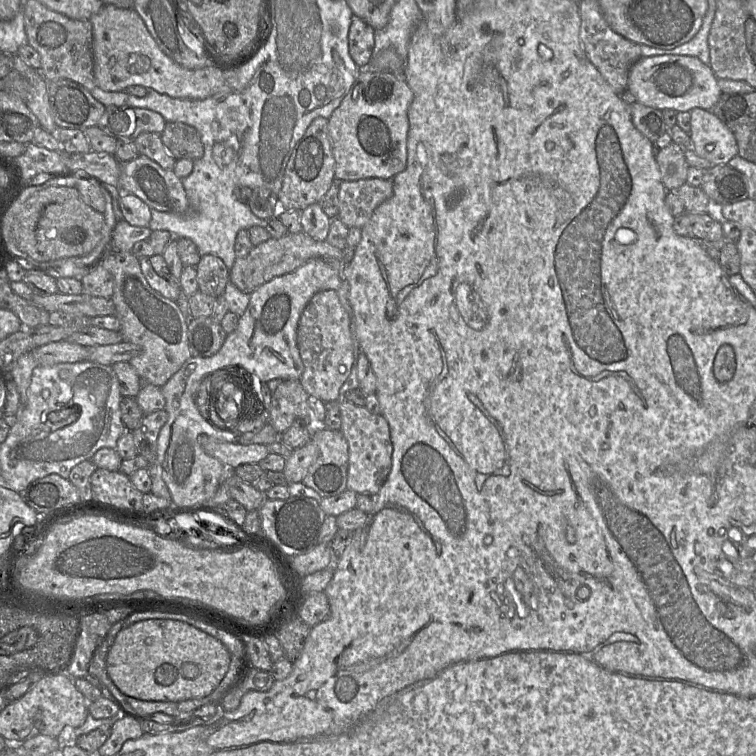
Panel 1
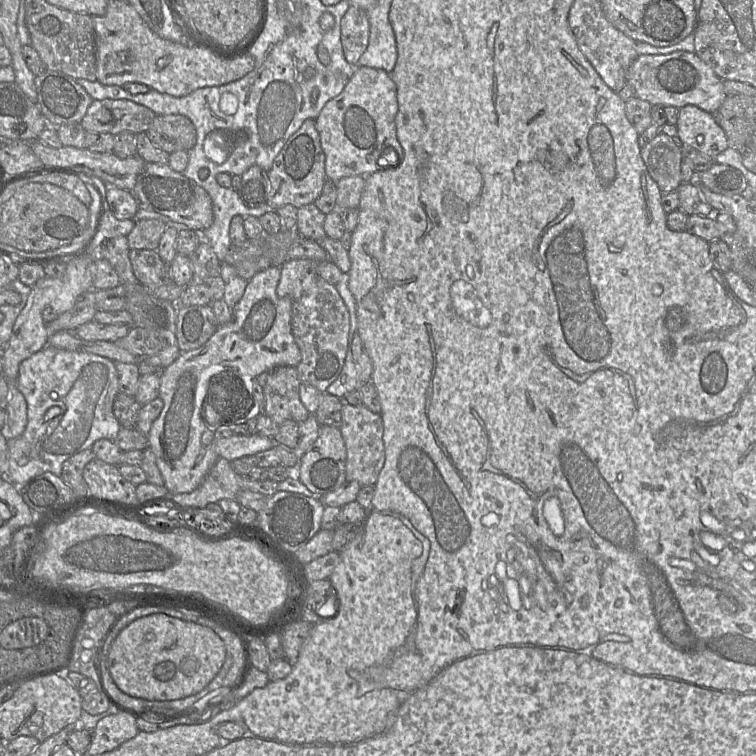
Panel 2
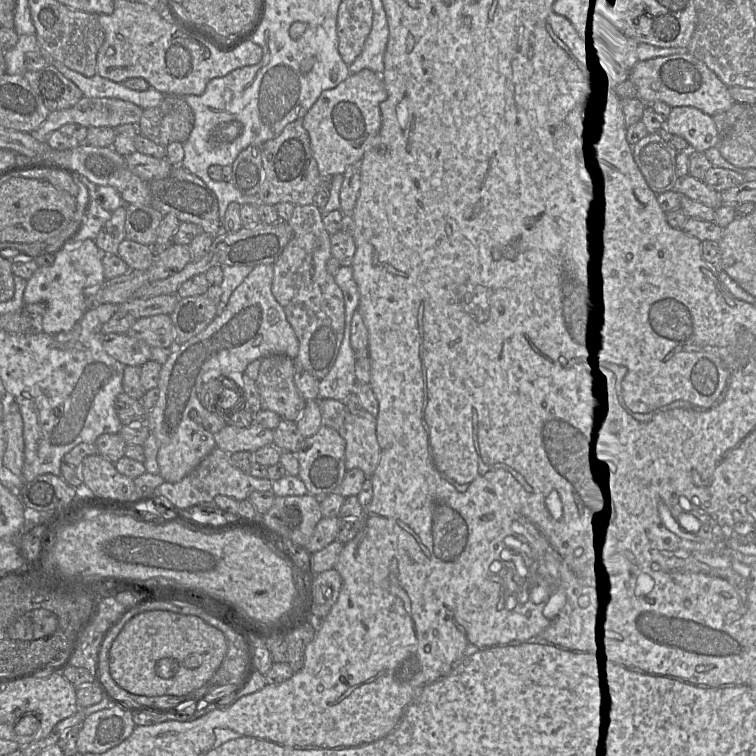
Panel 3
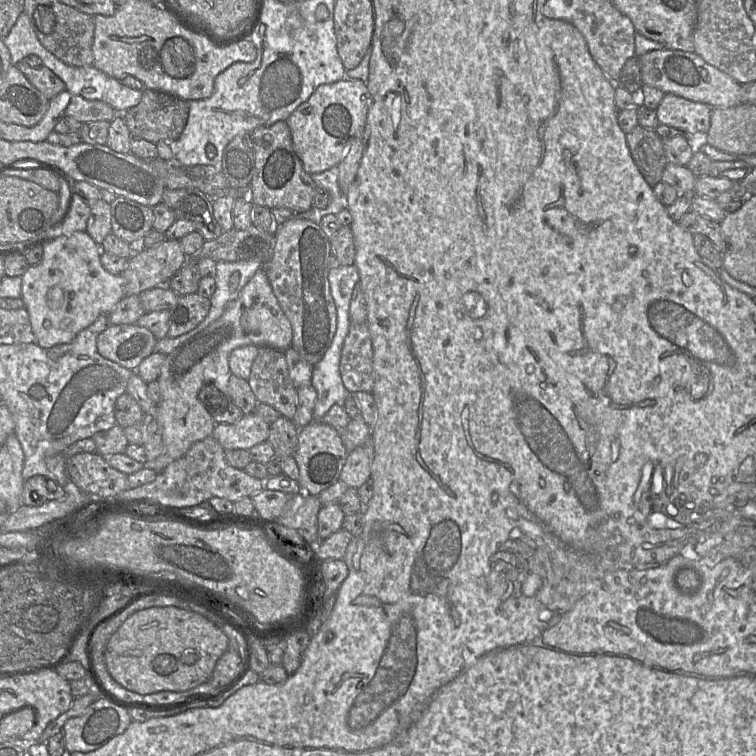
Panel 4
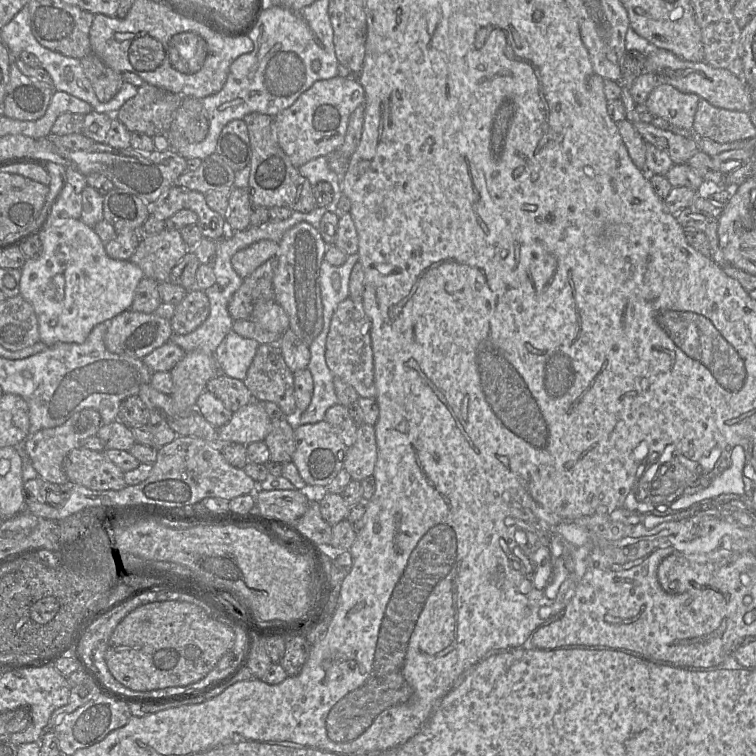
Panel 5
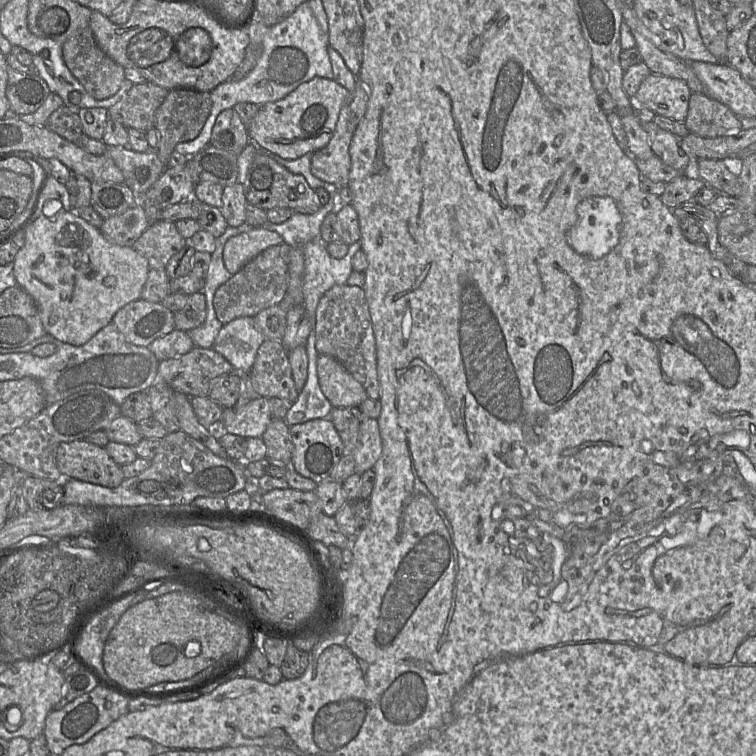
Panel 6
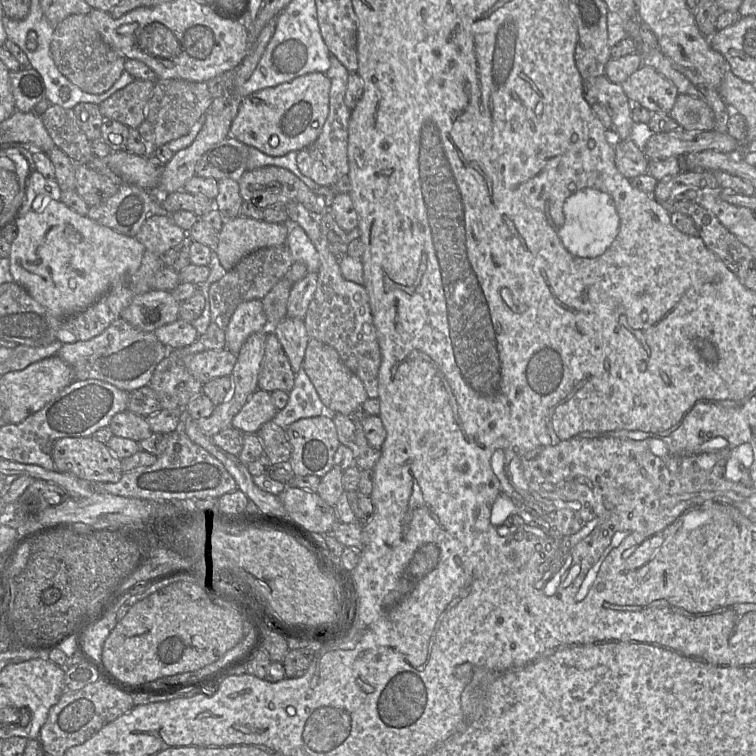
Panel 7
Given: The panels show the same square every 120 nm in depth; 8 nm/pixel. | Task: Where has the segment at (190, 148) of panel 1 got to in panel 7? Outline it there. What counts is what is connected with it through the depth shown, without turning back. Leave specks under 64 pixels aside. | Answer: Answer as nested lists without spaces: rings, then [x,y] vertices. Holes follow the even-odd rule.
[[[135,79],[102,101],[98,107],[104,119],[118,121],[137,129],[145,120],[146,107],[155,82]]]

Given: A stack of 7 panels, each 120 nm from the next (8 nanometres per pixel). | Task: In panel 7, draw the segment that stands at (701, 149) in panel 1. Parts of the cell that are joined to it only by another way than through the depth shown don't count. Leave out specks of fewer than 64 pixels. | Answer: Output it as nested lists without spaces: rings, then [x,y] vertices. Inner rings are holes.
[[[642,65],[620,85],[632,104],[640,104],[652,113],[669,115],[679,94],[670,80],[647,65]]]

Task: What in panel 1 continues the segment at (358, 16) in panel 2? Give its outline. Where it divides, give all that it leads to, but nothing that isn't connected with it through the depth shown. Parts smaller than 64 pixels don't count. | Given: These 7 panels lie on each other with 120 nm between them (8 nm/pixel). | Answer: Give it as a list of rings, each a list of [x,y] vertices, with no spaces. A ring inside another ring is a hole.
[[[352,18],[349,29],[349,54],[359,68],[364,67],[372,57],[375,30],[364,20]]]

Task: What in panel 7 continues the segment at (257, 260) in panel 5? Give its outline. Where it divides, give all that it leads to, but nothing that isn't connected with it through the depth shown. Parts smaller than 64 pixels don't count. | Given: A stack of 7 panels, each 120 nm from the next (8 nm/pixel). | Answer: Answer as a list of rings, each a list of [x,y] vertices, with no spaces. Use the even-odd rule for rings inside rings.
[[[239,215],[225,219],[218,233],[216,252],[228,272],[251,252],[286,244],[288,229],[284,223],[271,223]]]

